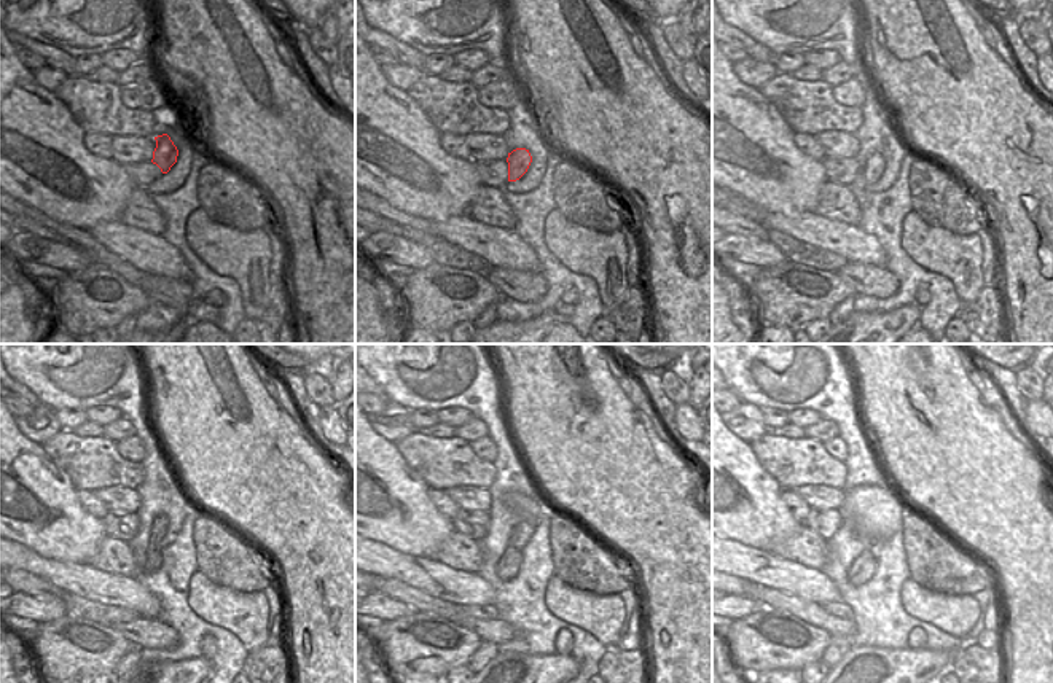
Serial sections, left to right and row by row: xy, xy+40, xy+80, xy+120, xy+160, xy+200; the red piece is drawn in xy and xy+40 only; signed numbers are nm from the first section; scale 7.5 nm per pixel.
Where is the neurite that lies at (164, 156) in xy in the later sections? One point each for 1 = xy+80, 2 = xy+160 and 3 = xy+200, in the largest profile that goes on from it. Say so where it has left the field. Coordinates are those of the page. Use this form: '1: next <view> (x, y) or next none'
1: next xy+80 (875, 164)
2: next xy+160 (508, 564)
3: next xy+200 (862, 569)

